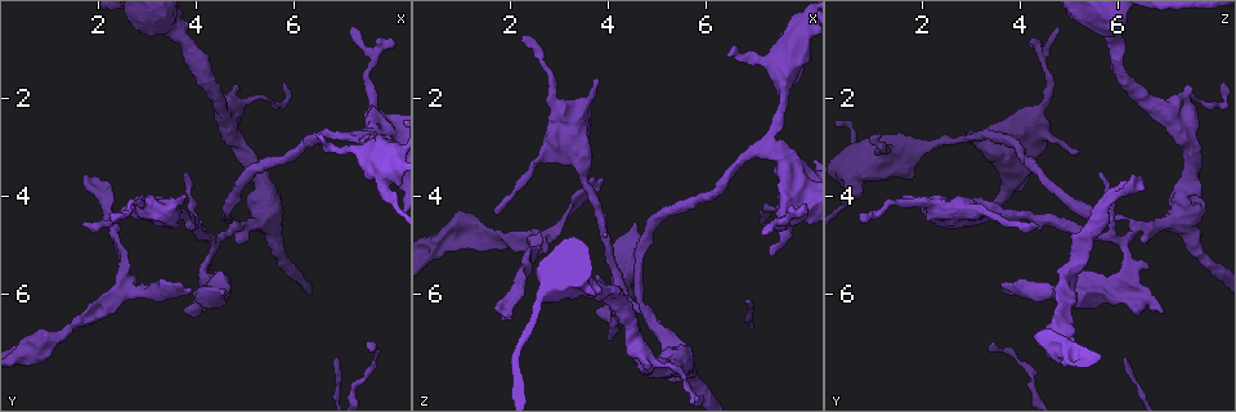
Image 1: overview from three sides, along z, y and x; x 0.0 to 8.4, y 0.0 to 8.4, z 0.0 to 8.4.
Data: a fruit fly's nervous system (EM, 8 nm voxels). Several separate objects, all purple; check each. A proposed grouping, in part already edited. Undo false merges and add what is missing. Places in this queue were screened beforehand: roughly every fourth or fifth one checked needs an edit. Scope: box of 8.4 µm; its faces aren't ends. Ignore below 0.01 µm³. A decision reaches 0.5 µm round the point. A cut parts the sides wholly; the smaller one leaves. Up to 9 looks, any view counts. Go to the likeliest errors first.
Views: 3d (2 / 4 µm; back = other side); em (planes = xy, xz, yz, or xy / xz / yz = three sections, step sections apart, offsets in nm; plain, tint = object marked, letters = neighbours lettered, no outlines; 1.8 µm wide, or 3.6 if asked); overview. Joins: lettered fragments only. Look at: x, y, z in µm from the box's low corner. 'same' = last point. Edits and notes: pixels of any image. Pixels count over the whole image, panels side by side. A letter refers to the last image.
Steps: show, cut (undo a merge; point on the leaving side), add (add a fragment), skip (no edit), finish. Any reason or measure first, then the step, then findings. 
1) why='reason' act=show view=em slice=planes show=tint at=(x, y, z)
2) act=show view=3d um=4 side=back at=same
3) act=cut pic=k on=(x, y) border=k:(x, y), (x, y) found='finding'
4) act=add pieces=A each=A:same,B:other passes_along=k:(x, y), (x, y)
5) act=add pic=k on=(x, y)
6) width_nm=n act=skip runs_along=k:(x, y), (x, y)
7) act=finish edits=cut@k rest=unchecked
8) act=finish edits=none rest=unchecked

why='four-way junction' act=show view=em slice=xy step=8 show=tint at=(4.80, 4.65, 6.35)

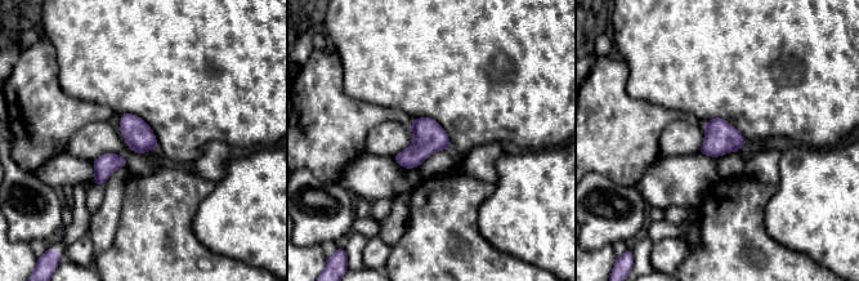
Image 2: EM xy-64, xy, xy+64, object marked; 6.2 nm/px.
why='cut it another way' act=show view=em slice=planes show=letters at=same

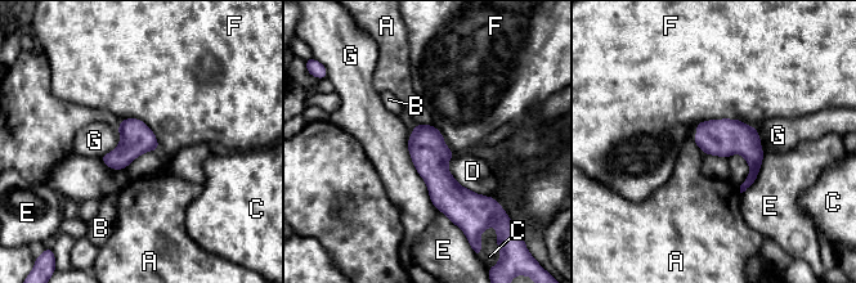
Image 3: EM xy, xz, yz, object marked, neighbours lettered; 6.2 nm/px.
act=skip each=A:other,B:other,C:other,D:other,E:other,F:other,G:other runs_along=3:(418, 127), (455, 216) found='one neuron here'

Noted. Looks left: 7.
why='sharp bend' act=show view=3d um=4 at=(7.15, 2.85, 3.00)

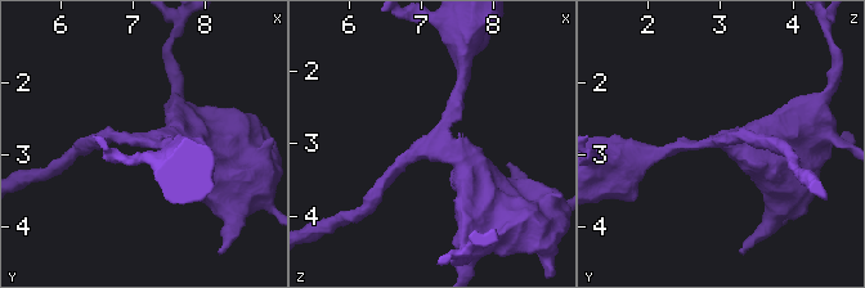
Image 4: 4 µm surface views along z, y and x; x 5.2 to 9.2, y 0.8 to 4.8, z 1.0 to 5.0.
arms=3 arm_widths_nm=170,180,440 why='now the EM' act=show view=em slice=xz step=16 show=letters at=(7.15, 2.85, 3.00)

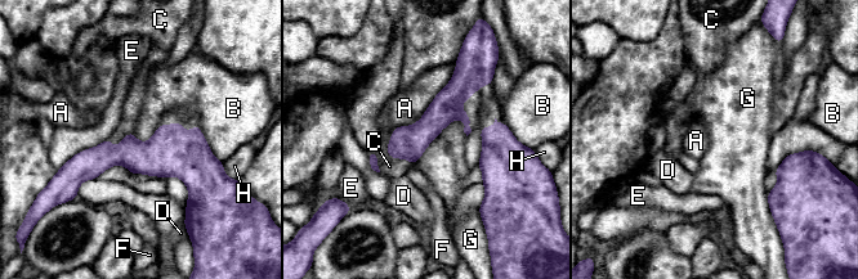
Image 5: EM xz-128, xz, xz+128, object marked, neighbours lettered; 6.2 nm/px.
width_nm=170 act=skip each=A:other,B:other,C:other,D:other,E:other,F:other,G:other,H:other runs_along=5:(210, 157), (101, 157), (70, 167) found='one neuron here'

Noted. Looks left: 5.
why='tapers out' act=show view=em slice=yz step=4 show=tint at=(1.80, 3.55, 6.35)

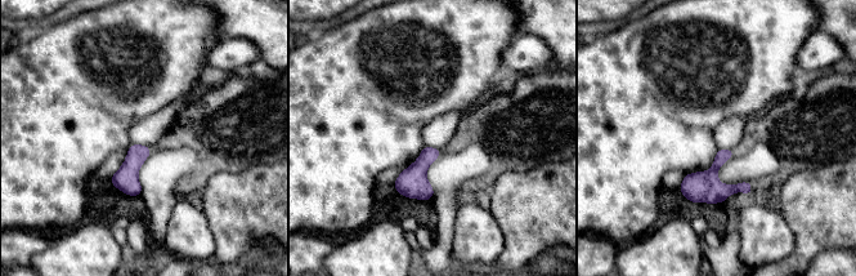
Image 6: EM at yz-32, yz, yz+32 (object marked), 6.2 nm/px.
act=show view=em slice=xz step=16 show=letters at=same

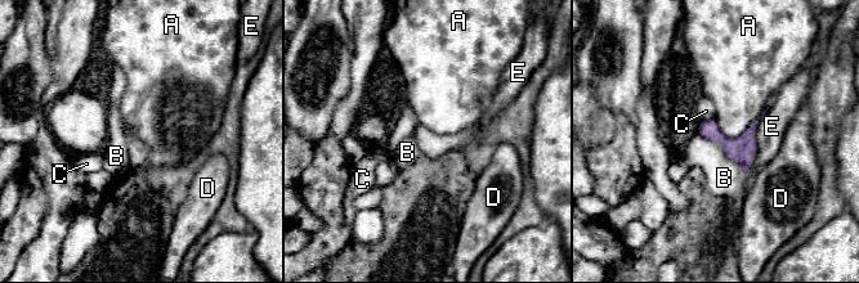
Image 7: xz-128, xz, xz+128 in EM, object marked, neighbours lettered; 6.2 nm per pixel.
act=skip each=A:other,B:other,C:other,D:other,E:other found='none of them fits'

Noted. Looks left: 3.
why='an open end' act=show view=3d um=4 at=(3.90, 6.00, 3.70)

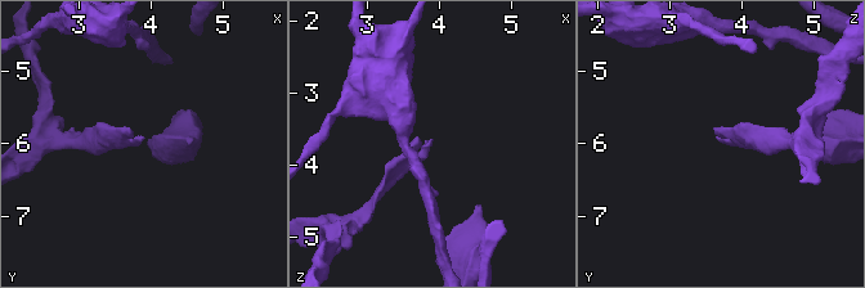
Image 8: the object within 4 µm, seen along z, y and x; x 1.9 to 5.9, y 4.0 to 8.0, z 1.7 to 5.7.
why='need the tissue' act=show view=em slice=yz step=8 show=letters at=(3.90, 5.90, 3.65)

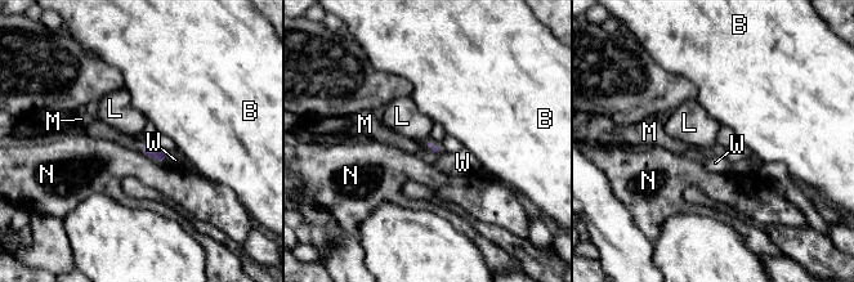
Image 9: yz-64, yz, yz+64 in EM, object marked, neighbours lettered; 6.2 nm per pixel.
act=add pieces=M each=B:other,L:other,M:same,N:other,W:other passes_along=9:(150, 148), (143, 146), (135, 142) found='the neuron continues'

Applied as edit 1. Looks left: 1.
act=finish edits=add@9 rest=unchecked

